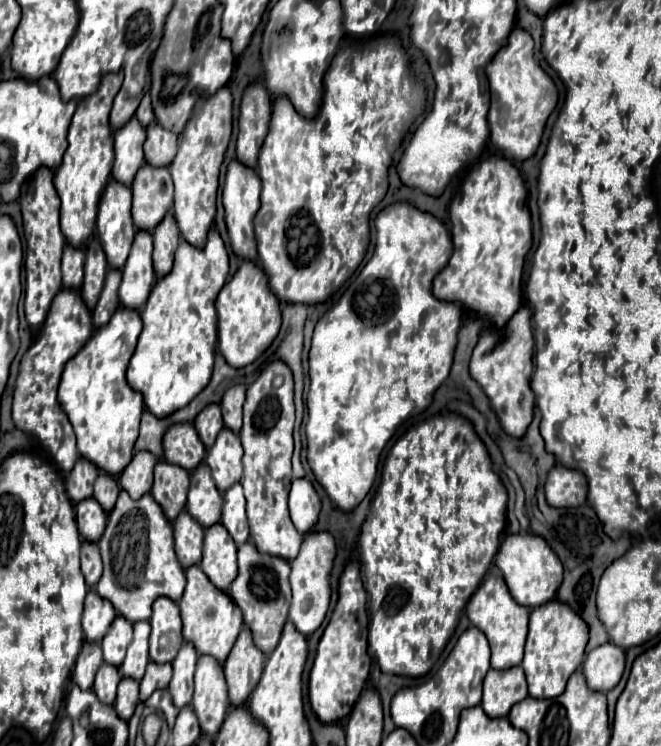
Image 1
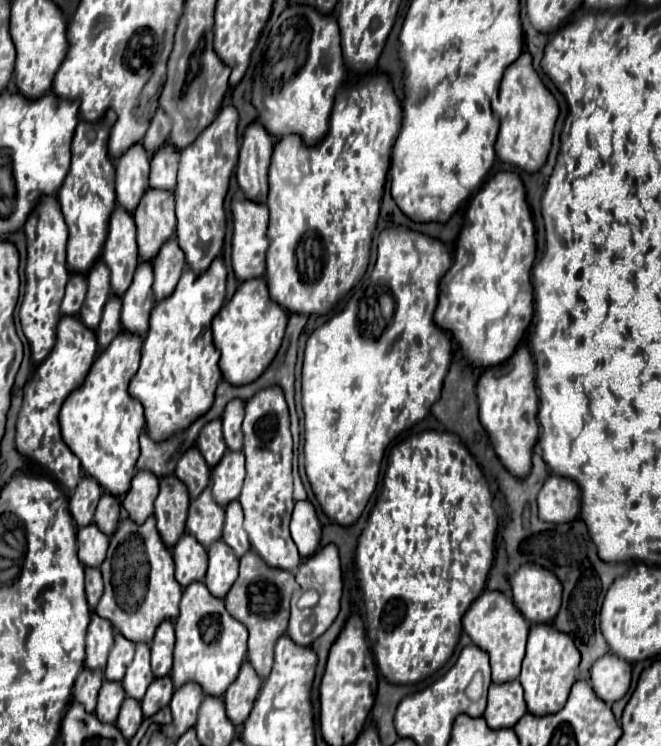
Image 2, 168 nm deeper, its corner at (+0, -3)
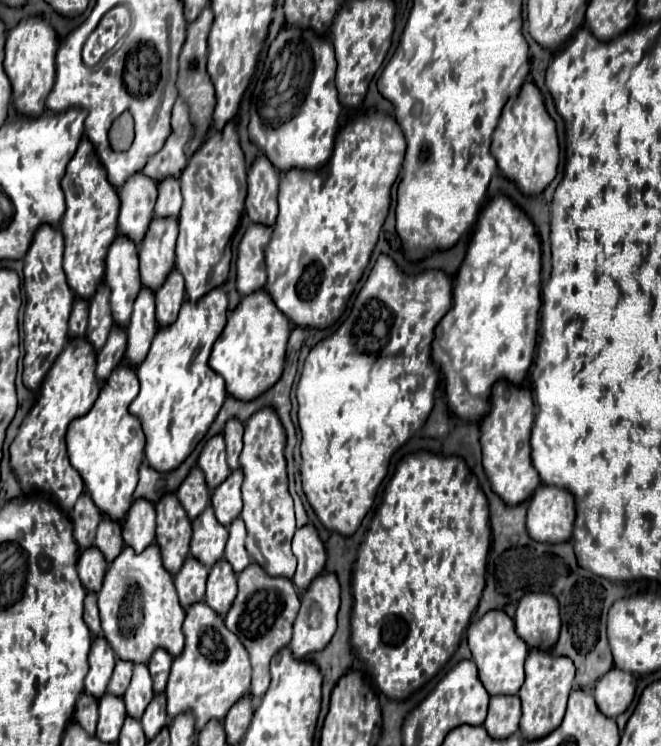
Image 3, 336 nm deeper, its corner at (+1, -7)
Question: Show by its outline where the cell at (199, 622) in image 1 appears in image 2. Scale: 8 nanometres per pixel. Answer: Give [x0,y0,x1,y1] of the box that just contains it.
[171,581,247,697]

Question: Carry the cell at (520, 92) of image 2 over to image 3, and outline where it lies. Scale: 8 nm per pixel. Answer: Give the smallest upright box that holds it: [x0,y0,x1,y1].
[490,81,560,195]

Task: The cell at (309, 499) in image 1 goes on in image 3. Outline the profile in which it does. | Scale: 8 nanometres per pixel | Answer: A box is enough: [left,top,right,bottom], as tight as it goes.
[292,525,326,593]

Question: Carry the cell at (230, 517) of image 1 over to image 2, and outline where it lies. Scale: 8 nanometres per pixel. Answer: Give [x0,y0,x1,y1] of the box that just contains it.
[223,501,251,557]

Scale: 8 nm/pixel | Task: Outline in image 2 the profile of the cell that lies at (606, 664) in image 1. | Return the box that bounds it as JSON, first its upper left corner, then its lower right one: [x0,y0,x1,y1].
[591,653,631,705]

